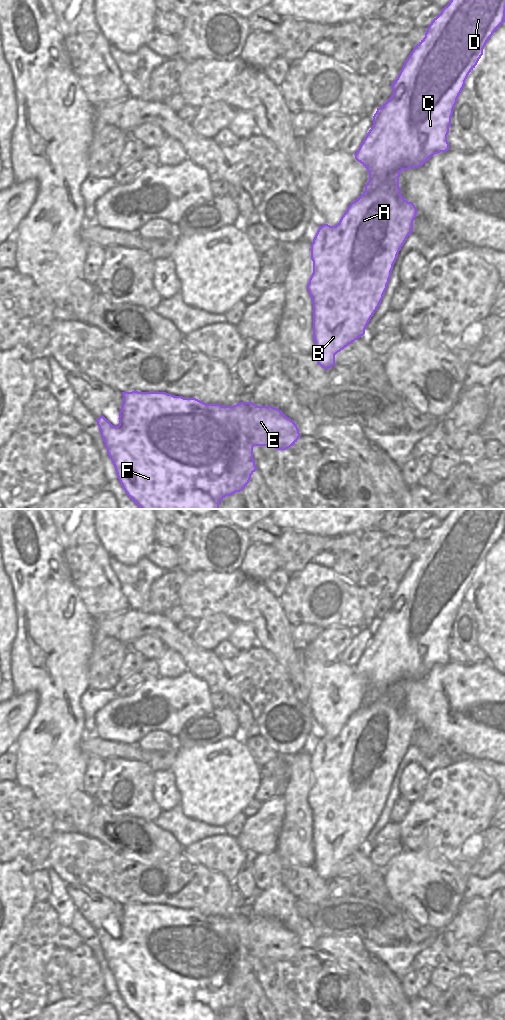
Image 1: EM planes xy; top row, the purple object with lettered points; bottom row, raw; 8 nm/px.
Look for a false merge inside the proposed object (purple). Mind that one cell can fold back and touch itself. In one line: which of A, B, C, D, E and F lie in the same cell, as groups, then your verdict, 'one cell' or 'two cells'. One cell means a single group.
A B C D E F; one cell

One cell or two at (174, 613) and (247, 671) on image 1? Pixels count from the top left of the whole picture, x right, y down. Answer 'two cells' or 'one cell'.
two cells

